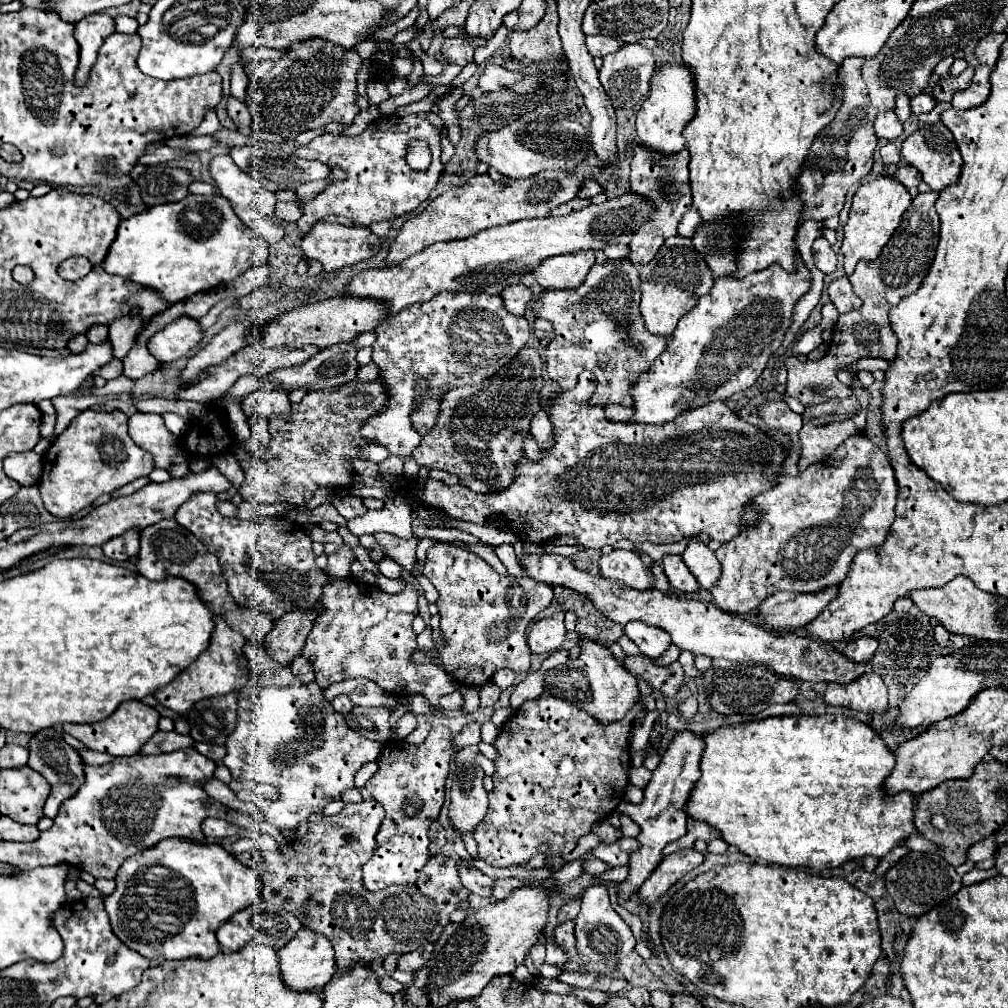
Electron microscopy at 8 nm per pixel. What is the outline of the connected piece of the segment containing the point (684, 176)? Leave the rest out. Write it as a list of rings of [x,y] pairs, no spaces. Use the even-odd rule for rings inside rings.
[[[635,145],[633,151],[635,151],[635,155],[631,161],[631,177],[629,177],[631,179],[631,191],[649,197],[653,201],[653,207],[655,207],[653,221],[643,225],[633,235],[633,241],[629,243],[629,259],[635,265],[645,265],[657,255],[665,237],[677,235],[677,225],[679,225],[683,213],[687,209],[691,209],[693,195],[691,195],[691,187],[689,187],[689,169],[687,169],[689,151],[681,149],[673,157],[653,157],[653,153],[649,153],[643,145]]]

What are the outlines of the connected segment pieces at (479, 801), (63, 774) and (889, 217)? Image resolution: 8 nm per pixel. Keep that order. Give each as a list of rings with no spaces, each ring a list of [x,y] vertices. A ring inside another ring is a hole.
[[[471,745],[461,749],[455,757],[449,821],[461,837],[467,833],[475,833],[489,807],[487,791],[481,783],[485,773],[475,761],[477,751],[477,745]]]
[[[57,725],[57,727],[47,727],[47,729],[41,729],[37,731],[31,741],[29,741],[29,761],[27,765],[31,769],[35,769],[37,773],[41,773],[49,785],[51,785],[51,795],[49,799],[45,801],[45,815],[55,819],[57,811],[59,811],[59,805],[65,801],[65,799],[71,799],[73,795],[77,795],[79,787],[85,783],[85,771],[83,771],[83,759],[81,755],[69,745],[63,741],[63,729]]]
[[[879,175],[873,181],[863,183],[855,197],[853,197],[853,205],[849,211],[849,219],[845,229],[845,237],[843,237],[843,245],[841,251],[845,255],[845,273],[851,275],[855,269],[855,263],[859,259],[873,259],[881,253],[883,245],[889,241],[889,237],[893,235],[893,231],[897,229],[901,215],[909,209],[913,197],[909,195],[909,191],[895,181],[889,175]]]

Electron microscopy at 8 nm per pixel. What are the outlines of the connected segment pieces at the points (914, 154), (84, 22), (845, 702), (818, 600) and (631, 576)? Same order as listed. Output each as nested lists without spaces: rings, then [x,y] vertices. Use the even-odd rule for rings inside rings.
[[[941,122],[934,125],[925,125],[917,131],[913,131],[901,145],[901,155],[903,159],[917,167],[921,171],[923,181],[933,189],[933,191],[941,191],[949,185],[953,185],[961,173],[961,155],[957,149],[957,143],[953,139],[953,135],[945,125]]]
[[[95,13],[89,17],[83,17],[75,25],[75,39],[81,47],[79,51],[79,67],[75,71],[75,85],[85,87],[89,81],[89,73],[97,61],[99,47],[103,41],[115,31],[113,17],[107,13]]]
[[[867,671],[847,685],[829,683],[825,691],[825,703],[849,707],[863,713],[885,713],[887,687],[875,671]]]
[[[837,587],[825,593],[773,593],[757,609],[757,619],[773,631],[791,631],[813,621],[837,595]]]
[[[615,549],[599,559],[599,575],[605,579],[617,579],[631,589],[653,589],[655,575],[643,565],[635,551]]]

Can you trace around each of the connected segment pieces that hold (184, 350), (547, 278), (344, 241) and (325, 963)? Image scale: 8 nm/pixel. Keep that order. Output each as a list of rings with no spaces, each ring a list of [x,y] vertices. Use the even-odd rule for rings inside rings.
[[[181,317],[153,335],[147,341],[147,349],[159,363],[171,363],[185,357],[193,347],[197,347],[201,337],[203,333],[199,331],[197,321]]]
[[[589,249],[547,257],[537,269],[533,269],[533,277],[543,289],[573,289],[585,281],[593,263],[595,253]]]
[[[319,221],[303,237],[301,249],[303,249],[305,257],[319,261],[323,265],[323,271],[329,273],[329,271],[335,271],[335,269],[341,269],[341,267],[347,267],[347,265],[355,265],[359,261],[365,261],[365,259],[377,255],[377,251],[381,249],[381,241],[375,233],[369,231],[369,227],[345,227],[345,225],[339,225],[339,223]]]
[[[301,927],[297,931],[297,937],[289,941],[283,949],[277,951],[279,955],[279,969],[281,969],[281,979],[283,983],[293,989],[293,991],[321,991],[335,975],[335,955],[333,955],[333,945],[329,939],[321,933],[313,933],[311,929]]]

